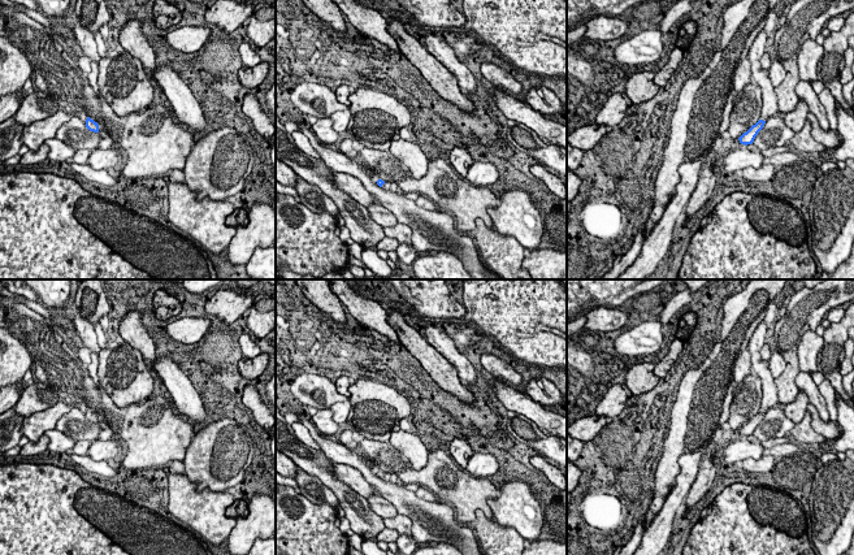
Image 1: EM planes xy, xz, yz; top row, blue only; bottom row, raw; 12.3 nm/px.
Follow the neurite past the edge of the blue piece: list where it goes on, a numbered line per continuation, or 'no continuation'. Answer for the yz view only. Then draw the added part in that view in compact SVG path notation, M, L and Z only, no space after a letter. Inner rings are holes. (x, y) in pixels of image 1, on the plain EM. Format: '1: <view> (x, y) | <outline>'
1: yz (761, 368) | M762 321L755 331L753 333L750 342L749 342L749 351L751 354L753 361L753 372L760 378L762 381L762 404L760 409L767 412L777 403L777 389L775 385L775 378L771 374L768 368L768 360L763 360L760 356L760 350L766 343L767 338L767 325Z

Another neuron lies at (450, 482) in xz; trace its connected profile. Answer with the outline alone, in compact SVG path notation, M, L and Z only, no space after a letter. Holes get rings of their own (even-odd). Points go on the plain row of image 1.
M364 438L359 445L364 458L372 460L385 473L395 473L400 484L426 485L439 499L452 502L458 521L472 526L477 510L487 519L494 517L487 499L499 495L497 487L489 478L474 477L458 467L443 448L429 450L428 465L416 471L389 442Z

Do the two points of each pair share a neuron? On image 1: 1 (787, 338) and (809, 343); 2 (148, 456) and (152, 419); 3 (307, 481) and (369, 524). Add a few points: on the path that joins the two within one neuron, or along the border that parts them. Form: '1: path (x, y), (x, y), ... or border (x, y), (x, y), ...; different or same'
1: border (815, 330), (807, 330), (798, 345), (798, 369); different
2: path (148, 447), (152, 442), (152, 428); same
3: border (319, 480), (333, 493), (339, 503); different

